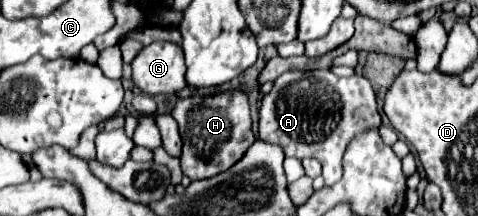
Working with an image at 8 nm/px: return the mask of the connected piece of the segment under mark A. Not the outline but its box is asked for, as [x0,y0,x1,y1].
[258,70,382,186]

